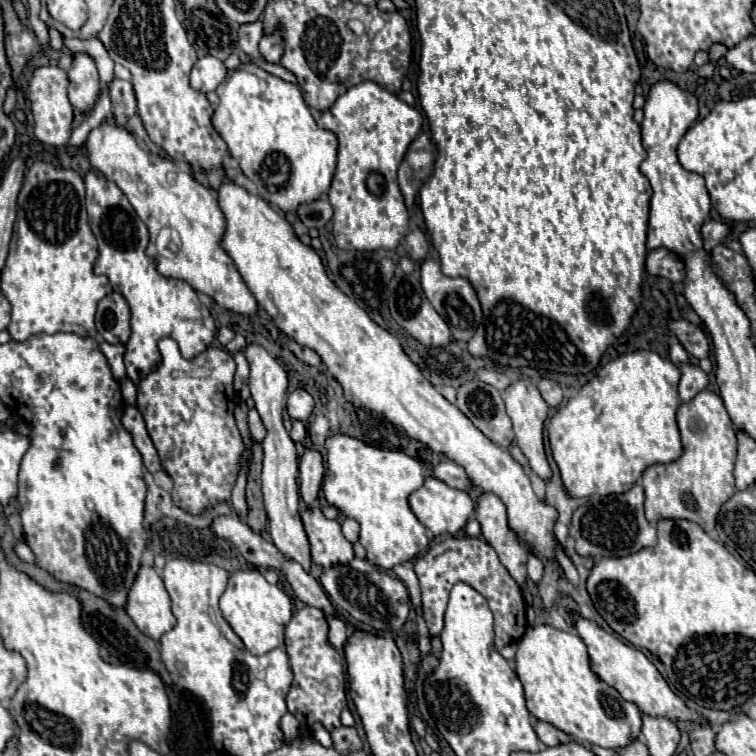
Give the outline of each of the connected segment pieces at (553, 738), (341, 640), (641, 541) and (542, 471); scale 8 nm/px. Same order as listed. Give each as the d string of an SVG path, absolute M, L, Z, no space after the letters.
M535 721L535 731L537 731L537 737L543 745L547 747L553 747L553 745L559 745L559 743L571 743L573 737L555 729L553 725L549 723L543 723L543 721Z
M327 617L327 621L329 621L329 643L337 651L343 651L343 647L347 645L347 627L345 627L345 623L335 619L335 617Z
M635 483L627 493L609 497L591 497L585 505L577 507L569 527L575 539L575 549L581 557L625 557L645 547L655 547L657 531L643 513L643 487Z
M523 377L521 381L515 381L505 393L503 393L505 405L507 405L507 415L513 423L513 431L515 431L515 439L519 449L523 451L523 455L529 461L529 467L541 477L541 479L551 479L551 467L547 463L547 455L545 455L545 445L543 445L543 423L547 419L549 413L549 405L545 403L545 399L539 395L539 391L531 385L529 377Z

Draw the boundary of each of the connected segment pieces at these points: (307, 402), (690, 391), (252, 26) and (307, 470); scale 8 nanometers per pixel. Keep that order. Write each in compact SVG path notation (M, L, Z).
M295 389L287 399L287 413L291 419L307 421L313 413L313 397L305 389Z
M679 365L679 367L681 367L679 397L683 403L687 403L709 385L709 379L707 373L703 373L697 365Z
M255 21L255 23L247 23L239 27L239 47L249 55L249 57L259 57L261 61L265 61L259 53L259 39L263 37L263 23Z
M305 449L301 463L299 463L299 493L307 505L317 499L323 473L325 473L323 455L315 449Z

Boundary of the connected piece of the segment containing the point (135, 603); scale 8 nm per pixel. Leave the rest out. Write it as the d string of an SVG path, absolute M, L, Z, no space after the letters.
M141 567L131 595L125 607L137 629L147 637L159 641L163 633L175 627L175 615L171 613L171 599L161 575L153 567Z

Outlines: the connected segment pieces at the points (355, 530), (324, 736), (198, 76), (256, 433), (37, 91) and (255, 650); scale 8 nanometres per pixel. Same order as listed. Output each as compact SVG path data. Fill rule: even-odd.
M345 519L343 523L343 535L347 541L355 543L359 539L359 523L355 519Z
M317 721L317 723L313 723L311 725L311 729L313 729L313 739L317 739L323 747L331 747L331 737L329 737L329 731Z
M205 55L195 63L191 71L191 87L199 93L209 93L209 91L215 91L225 77L227 77L227 69L223 61L211 55Z
M255 409L249 411L247 423L249 423L249 431L251 431L253 439L257 439L261 443L265 439L265 427L263 427L263 423L261 423L261 419L259 419L259 415L257 415Z
M47 65L39 67L29 83L29 101L31 101L31 111L35 119L35 137L43 145L53 145L53 147L63 147L69 143L71 137L71 123L73 123L73 107L67 99L67 85L69 77L67 73L57 67L57 65Z
M257 569L237 571L229 577L227 589L219 599L219 609L225 621L243 641L245 649L253 655L265 655L271 649L281 647L285 625L291 621L291 615L293 615L293 605L291 605L289 595L277 585L267 583L265 577Z

